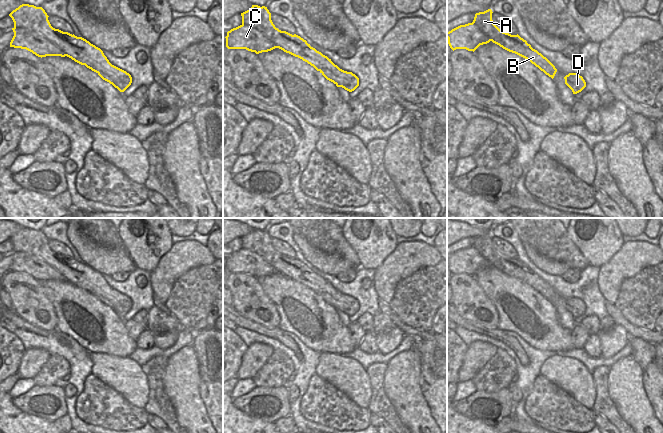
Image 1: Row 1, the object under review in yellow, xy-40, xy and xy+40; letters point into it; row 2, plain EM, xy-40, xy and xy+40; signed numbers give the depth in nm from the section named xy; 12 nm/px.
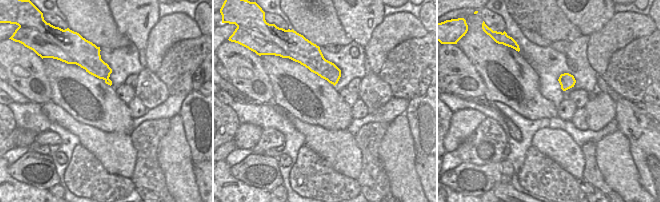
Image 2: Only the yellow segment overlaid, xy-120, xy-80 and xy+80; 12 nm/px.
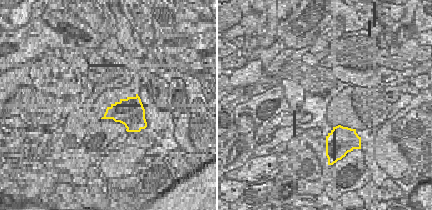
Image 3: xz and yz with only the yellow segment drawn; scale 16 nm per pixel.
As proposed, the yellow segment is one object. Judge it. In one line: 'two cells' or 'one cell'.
two cells

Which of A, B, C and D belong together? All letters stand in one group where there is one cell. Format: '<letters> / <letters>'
A B D / C

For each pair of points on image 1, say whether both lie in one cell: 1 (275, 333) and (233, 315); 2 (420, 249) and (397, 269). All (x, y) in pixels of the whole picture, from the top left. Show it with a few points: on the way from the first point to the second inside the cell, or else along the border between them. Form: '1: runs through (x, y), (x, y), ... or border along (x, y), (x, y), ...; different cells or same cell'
1: runs through (265, 331), (243, 322); same cell
2: runs through (416, 255), (409, 257), (403, 263); same cell

